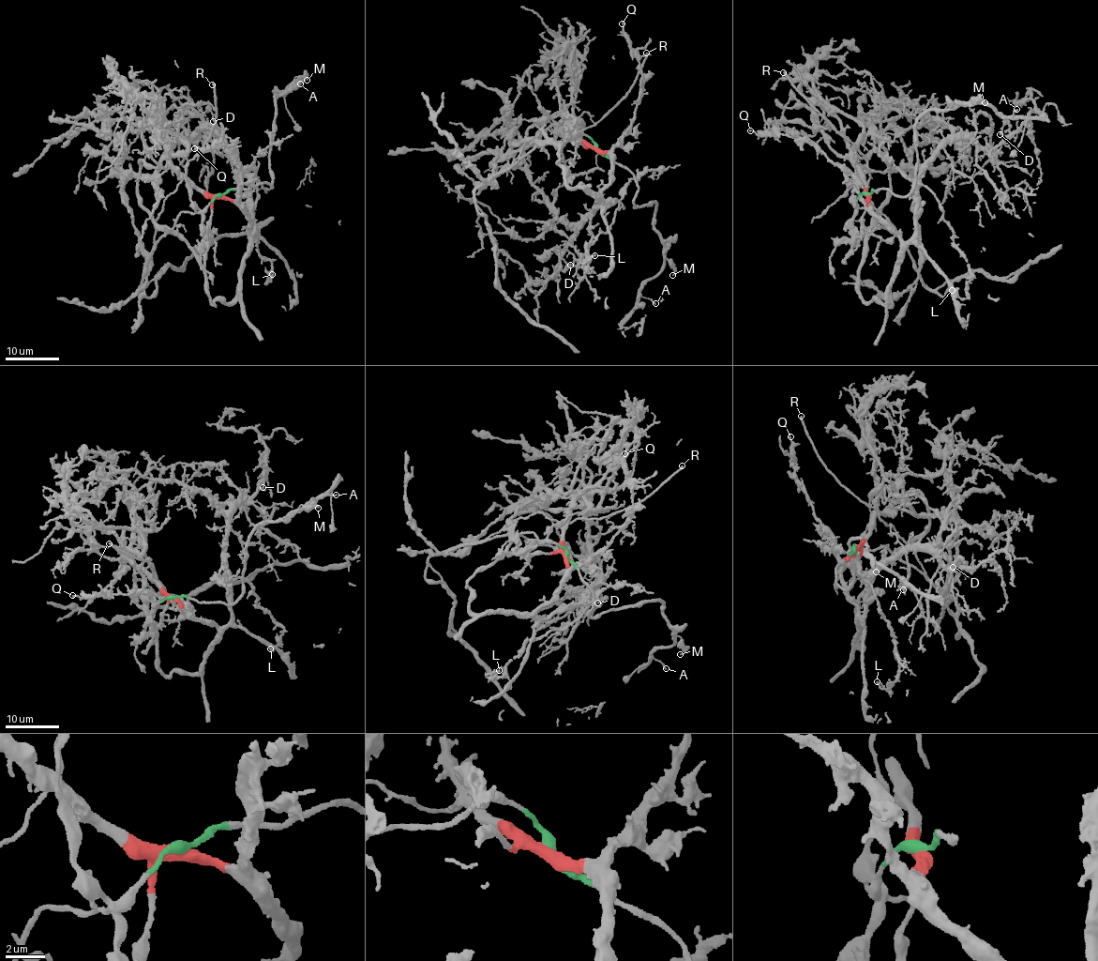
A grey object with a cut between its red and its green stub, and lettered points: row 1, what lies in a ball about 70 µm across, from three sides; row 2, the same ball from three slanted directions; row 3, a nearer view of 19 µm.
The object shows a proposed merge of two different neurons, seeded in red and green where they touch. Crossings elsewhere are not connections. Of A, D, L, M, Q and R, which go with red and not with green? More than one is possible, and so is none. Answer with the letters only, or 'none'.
D, L, Q

